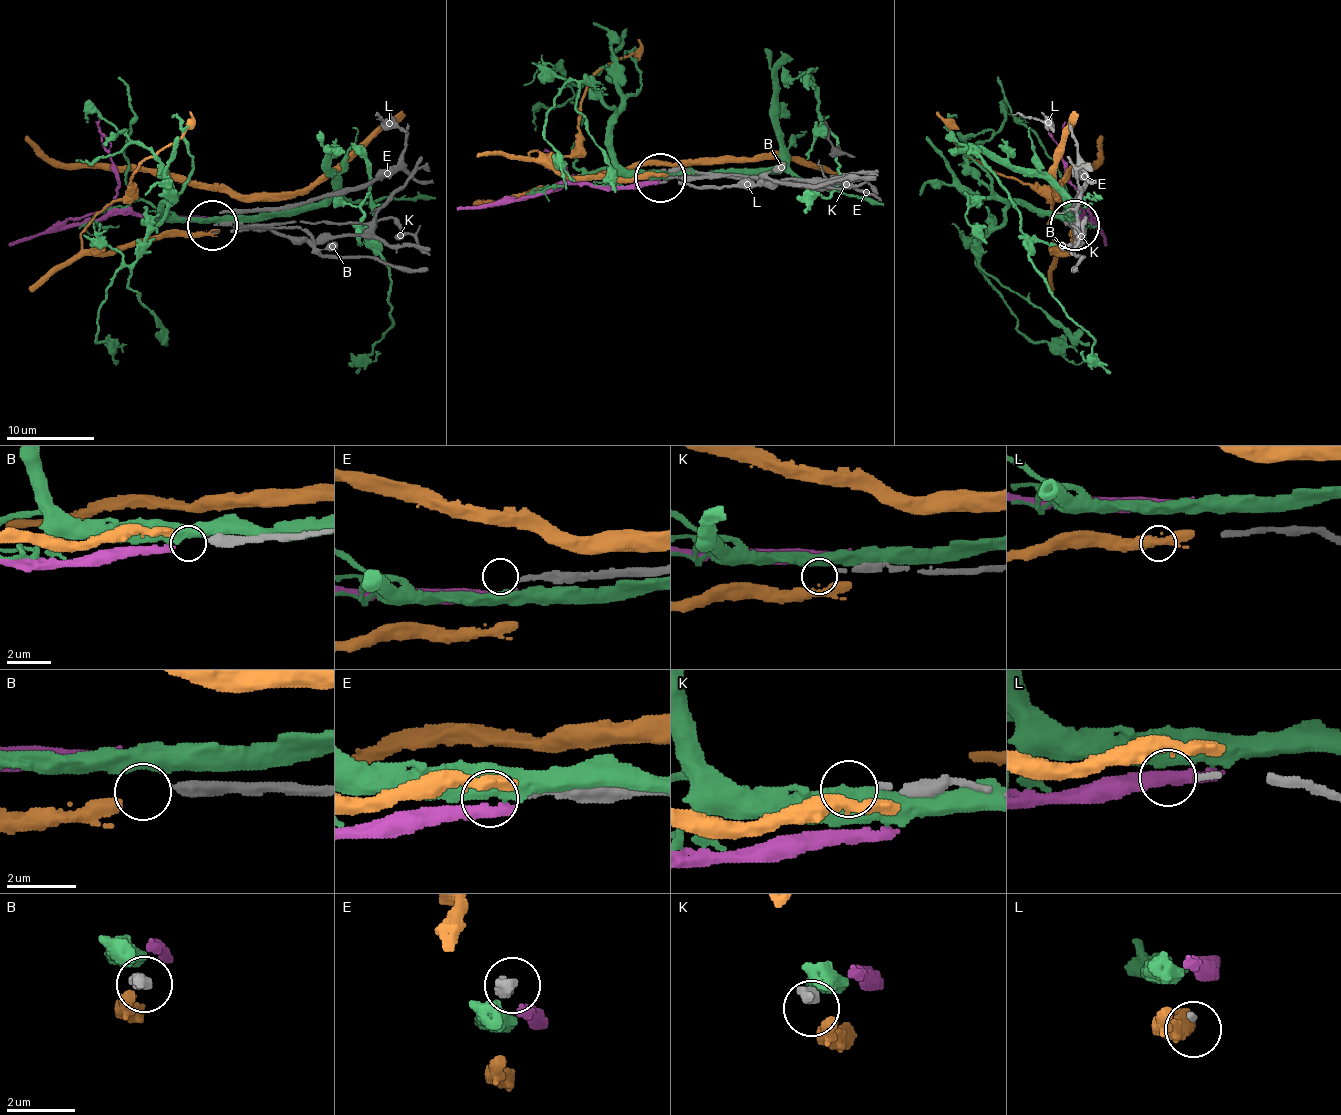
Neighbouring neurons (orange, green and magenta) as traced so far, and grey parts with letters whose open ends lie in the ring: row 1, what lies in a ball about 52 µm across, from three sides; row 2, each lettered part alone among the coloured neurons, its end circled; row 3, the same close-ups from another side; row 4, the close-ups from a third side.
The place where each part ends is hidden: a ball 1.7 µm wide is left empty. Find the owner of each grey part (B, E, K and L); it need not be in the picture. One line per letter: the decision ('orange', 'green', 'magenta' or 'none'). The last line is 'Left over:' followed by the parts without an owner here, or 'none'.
B: none
E: none
K: none
L: none
Left over: B, E, K, L

